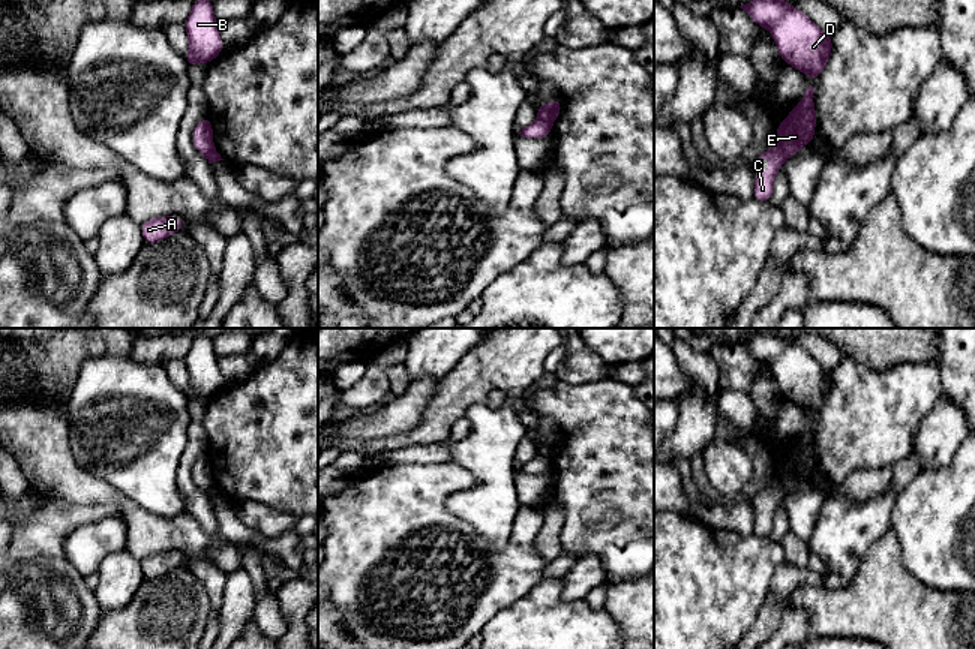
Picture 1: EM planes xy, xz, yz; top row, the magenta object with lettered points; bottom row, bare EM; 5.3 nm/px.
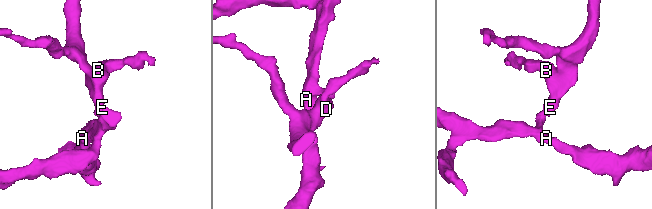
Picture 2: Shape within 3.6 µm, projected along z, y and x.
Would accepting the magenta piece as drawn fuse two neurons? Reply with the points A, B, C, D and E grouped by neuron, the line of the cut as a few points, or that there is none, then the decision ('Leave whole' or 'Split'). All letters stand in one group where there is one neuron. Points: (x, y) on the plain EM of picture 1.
Groups: A C / B D E. Split along yz (776, 478), (786, 492). Split

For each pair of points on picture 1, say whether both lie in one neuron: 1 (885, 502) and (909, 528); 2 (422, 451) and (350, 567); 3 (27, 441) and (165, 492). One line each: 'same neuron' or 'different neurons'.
1: different neurons
2: different neurons
3: different neurons

